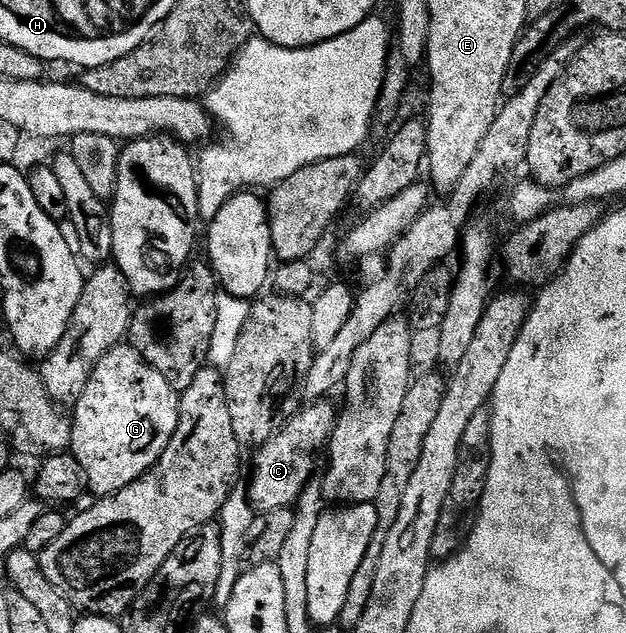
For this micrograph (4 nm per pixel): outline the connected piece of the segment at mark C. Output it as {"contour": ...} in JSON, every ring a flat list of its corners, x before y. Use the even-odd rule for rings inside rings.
{"contour":[[322,398,312,401,299,411,282,429,269,436,268,442,252,453,253,473,249,476,249,500,258,513,274,512,296,503,310,481,317,452,326,447,329,436,336,428,337,408]]}

